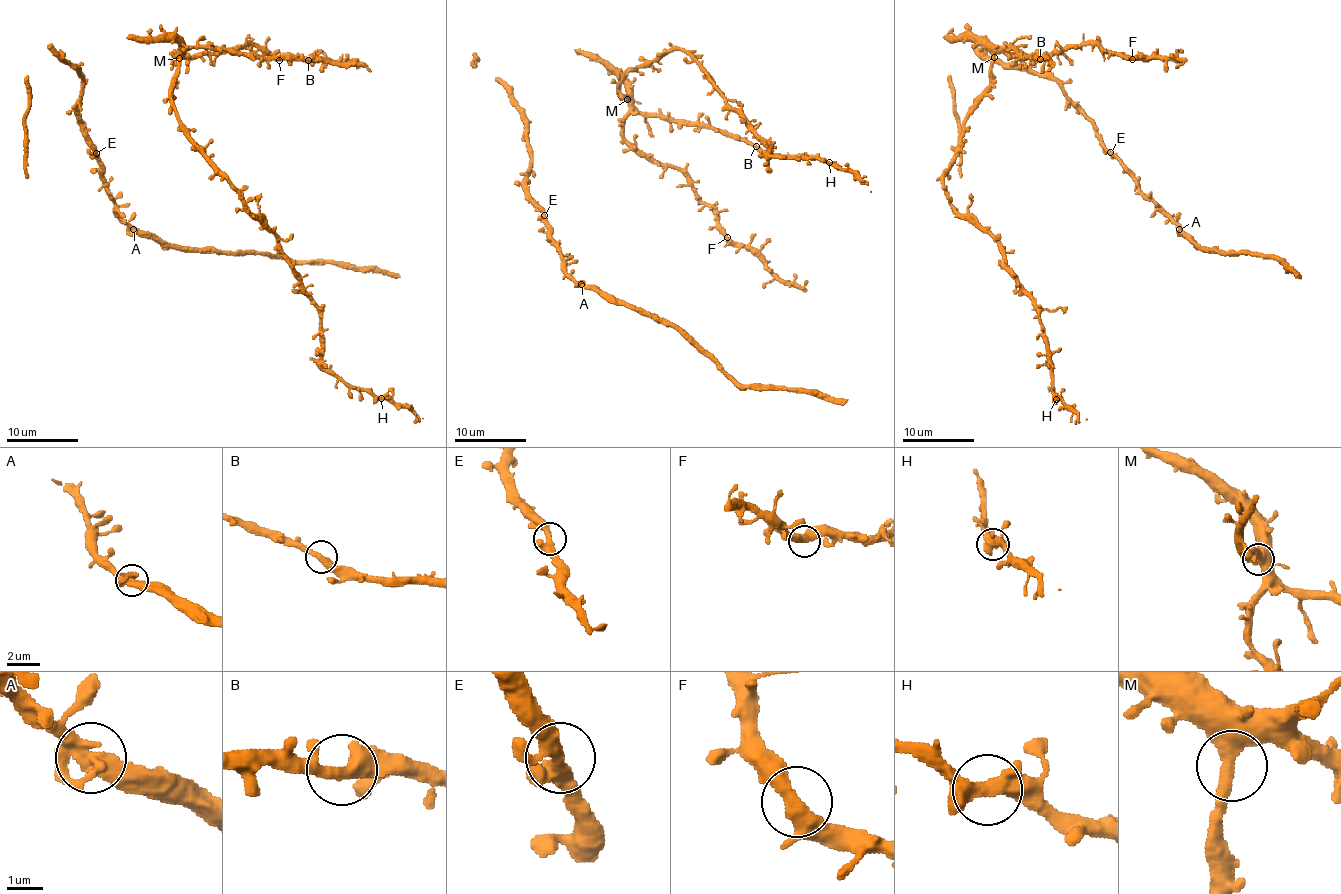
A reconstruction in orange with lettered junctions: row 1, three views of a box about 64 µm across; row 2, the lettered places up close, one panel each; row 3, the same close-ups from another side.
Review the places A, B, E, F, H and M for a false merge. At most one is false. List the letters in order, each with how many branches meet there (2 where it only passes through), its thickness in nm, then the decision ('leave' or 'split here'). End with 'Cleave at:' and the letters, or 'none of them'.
A: 3 | 360 nm | split here
B: 3 | 340 nm | leave
E: 3 | 340 nm | leave
F: 3 | 360 nm | leave
H: 3 | 360 nm | leave
M: 2 | 420 nm | leave
Cleave at: A

